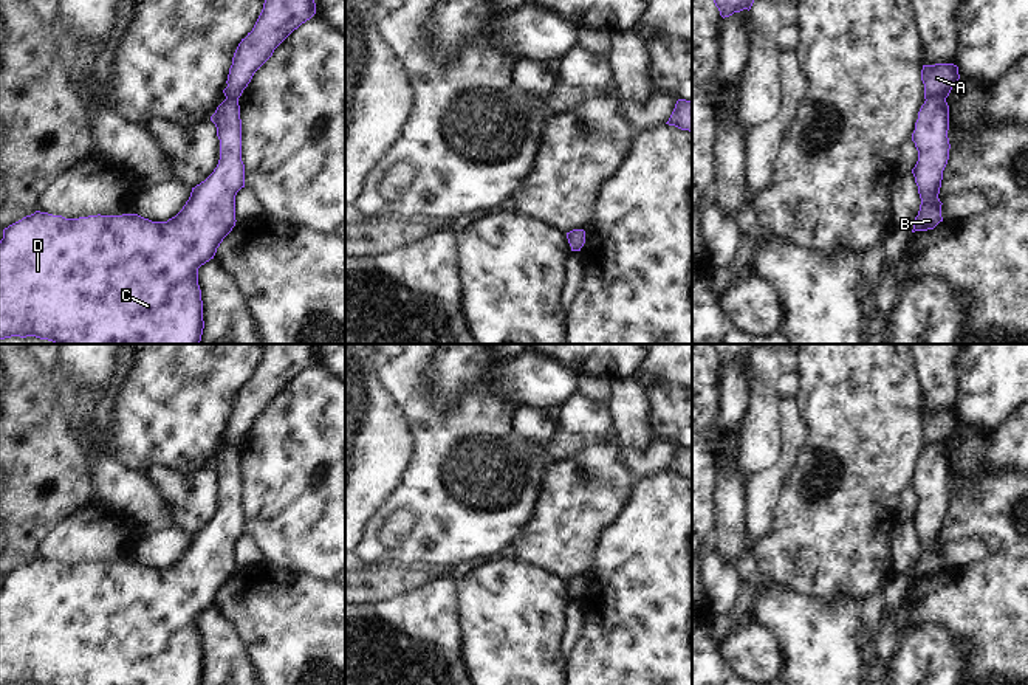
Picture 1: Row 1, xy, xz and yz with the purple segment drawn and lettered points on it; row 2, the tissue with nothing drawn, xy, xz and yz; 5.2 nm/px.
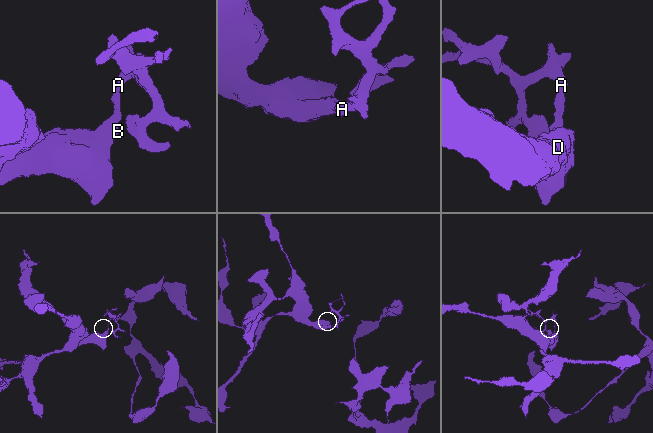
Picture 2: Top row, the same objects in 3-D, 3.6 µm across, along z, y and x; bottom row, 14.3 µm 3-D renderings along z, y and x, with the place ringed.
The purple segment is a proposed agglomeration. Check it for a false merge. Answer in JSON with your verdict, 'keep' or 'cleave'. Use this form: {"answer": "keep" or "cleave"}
{"answer": "cleave"}

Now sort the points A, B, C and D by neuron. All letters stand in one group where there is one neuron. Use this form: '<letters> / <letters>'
A / B C D

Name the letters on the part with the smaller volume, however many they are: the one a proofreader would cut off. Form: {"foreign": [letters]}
{"foreign": ["A"]}

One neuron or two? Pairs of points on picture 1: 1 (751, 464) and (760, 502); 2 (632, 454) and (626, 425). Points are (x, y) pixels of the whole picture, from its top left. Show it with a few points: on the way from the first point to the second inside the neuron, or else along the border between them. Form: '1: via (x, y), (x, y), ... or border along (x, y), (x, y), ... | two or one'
1: border along (782, 450), (782, 454), (773, 465), (748, 476) | two
2: border along (654, 439), (643, 447), (618, 445) | two

